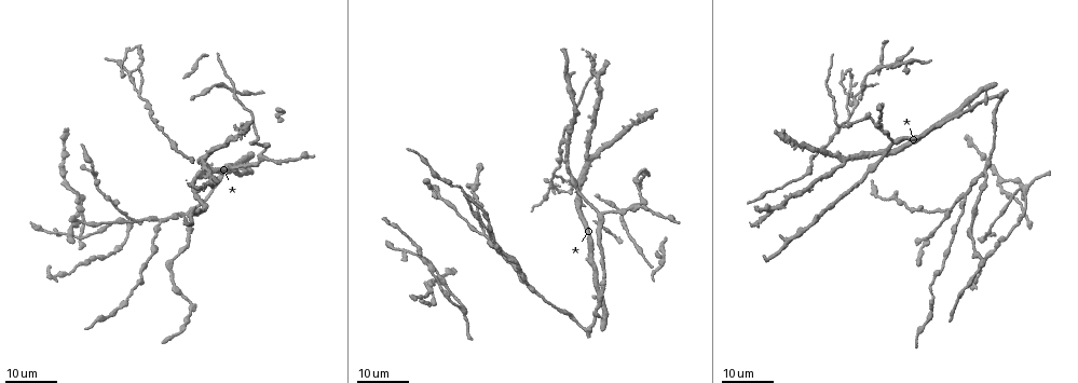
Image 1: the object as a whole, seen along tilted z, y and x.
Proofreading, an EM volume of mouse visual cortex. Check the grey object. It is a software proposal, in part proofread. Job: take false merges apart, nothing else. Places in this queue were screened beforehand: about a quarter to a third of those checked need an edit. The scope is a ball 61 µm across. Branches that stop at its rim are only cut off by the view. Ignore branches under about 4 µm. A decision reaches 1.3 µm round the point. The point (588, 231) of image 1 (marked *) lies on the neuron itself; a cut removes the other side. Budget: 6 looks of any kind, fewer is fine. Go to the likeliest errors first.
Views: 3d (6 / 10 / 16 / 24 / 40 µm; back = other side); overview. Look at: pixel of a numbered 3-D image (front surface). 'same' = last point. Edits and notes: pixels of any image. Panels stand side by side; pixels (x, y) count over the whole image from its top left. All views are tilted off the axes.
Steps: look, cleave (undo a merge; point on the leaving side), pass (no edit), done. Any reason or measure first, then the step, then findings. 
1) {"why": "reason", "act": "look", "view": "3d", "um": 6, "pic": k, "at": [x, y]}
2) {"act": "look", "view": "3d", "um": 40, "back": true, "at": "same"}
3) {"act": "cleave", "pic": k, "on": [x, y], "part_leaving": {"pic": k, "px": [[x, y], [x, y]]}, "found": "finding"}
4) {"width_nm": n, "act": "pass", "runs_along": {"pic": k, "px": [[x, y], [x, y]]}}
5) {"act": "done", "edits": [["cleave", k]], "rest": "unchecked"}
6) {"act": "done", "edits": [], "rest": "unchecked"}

{"act": "look", "view": "3d", "um": 24, "pic": 1, "at": [556, 177]}

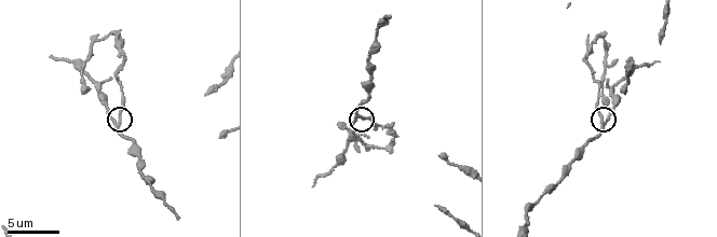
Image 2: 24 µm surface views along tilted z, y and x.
{"act": "look", "view": "3d", "um": 6, "pic": 2, "at": [604, 125]}

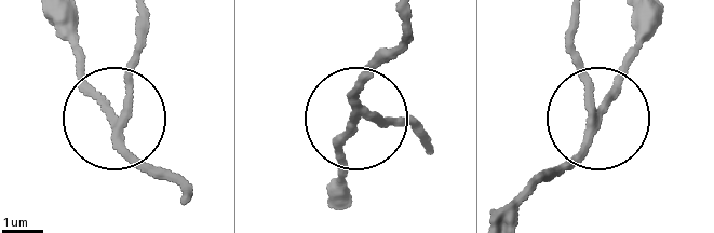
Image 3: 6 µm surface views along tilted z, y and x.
{"arms": 3, "act": "cleave", "pic": 3, "on": [128, 64], "found": "two neurons meet here"}

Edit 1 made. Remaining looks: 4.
{"act": "look", "view": "overview"}

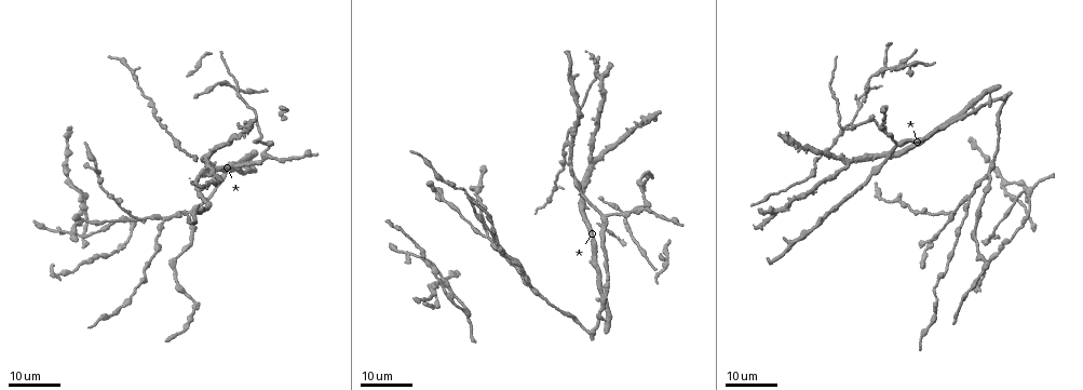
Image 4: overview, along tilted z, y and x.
{"act": "look", "view": "3d", "um": 24, "pic": 4, "at": [465, 312]}

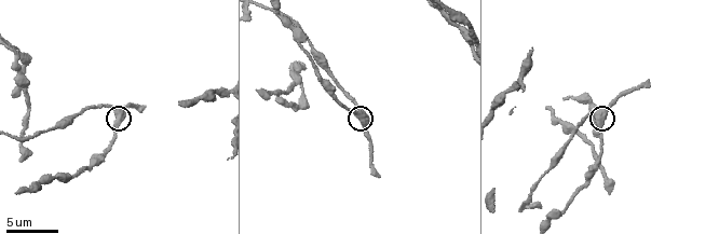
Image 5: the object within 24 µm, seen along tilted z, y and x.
{"act": "look", "view": "3d", "um": 10, "pic": 5, "at": [356, 117]}

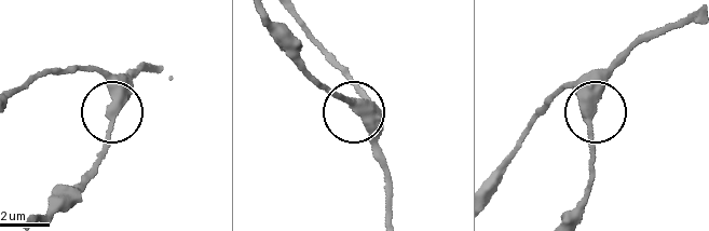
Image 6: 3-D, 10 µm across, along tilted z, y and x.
{"width_nm": 410, "act": "pass", "found": "continuous, no second neuron"}

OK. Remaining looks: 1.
{"act": "done", "edits": [["cleave", 3]], "rest": "unchecked"}

